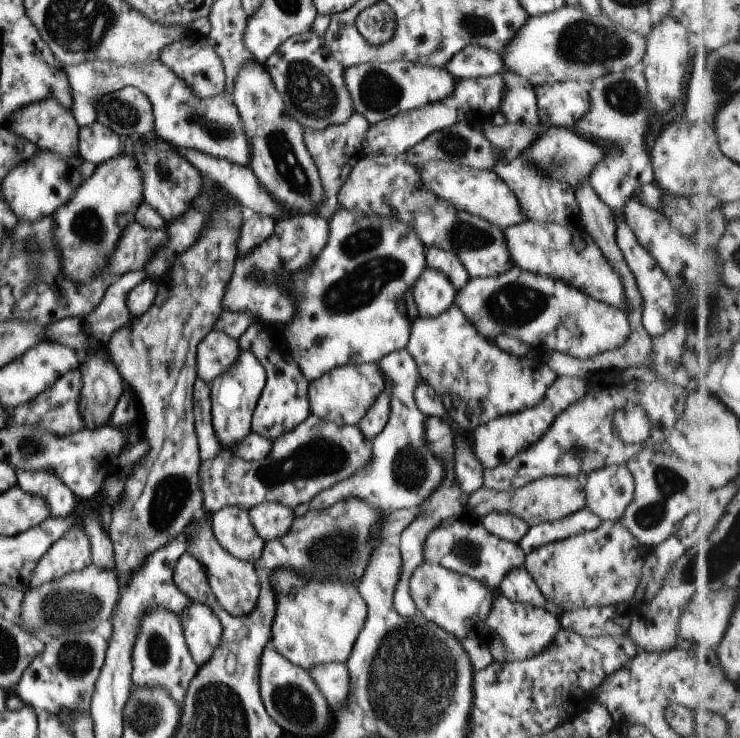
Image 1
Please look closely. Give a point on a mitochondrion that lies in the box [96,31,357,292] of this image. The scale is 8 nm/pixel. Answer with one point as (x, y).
(217, 131)

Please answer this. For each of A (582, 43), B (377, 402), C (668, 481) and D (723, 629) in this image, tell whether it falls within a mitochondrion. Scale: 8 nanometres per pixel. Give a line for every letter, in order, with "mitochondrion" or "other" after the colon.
A: mitochondrion
B: other
C: mitochondrion
D: other

